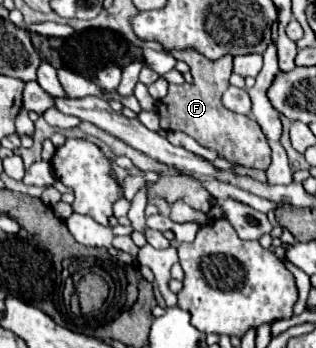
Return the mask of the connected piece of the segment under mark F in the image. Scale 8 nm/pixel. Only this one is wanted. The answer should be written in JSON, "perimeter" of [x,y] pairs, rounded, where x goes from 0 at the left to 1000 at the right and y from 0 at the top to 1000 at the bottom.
{"perimeter":[[[541,149],[560,172],[585,172],[611,207],[611,241],[535,241],[535,264],[503,287],[503,333],[516,374],[573,374],[617,397],[630,414],[674,425],[699,454],[775,483],[839,489],[858,471],[858,425],[826,362],[788,333],[744,328],[699,299],[699,270],[725,253],[737,167],[706,161],[687,178],[649,172],[623,149]]]}

